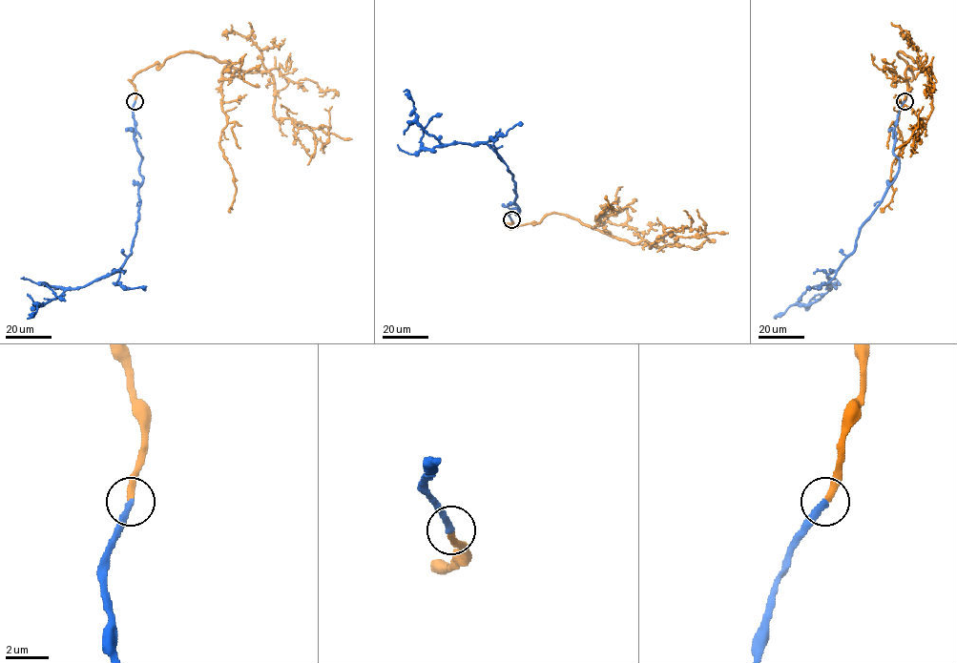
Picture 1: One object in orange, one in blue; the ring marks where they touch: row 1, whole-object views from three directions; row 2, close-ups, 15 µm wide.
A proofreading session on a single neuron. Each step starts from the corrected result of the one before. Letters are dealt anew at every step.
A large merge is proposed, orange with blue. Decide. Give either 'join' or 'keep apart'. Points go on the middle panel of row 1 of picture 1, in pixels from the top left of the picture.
join

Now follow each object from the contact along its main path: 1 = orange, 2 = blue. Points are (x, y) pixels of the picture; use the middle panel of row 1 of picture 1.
1: (511, 220), (509, 228), (567, 215), (650, 247), (664, 234), (689, 238), (704, 230), (696, 209)
2: (511, 220), (510, 210), (517, 215), (519, 208), (508, 166), (485, 143), (442, 144), (416, 121), (404, 92)

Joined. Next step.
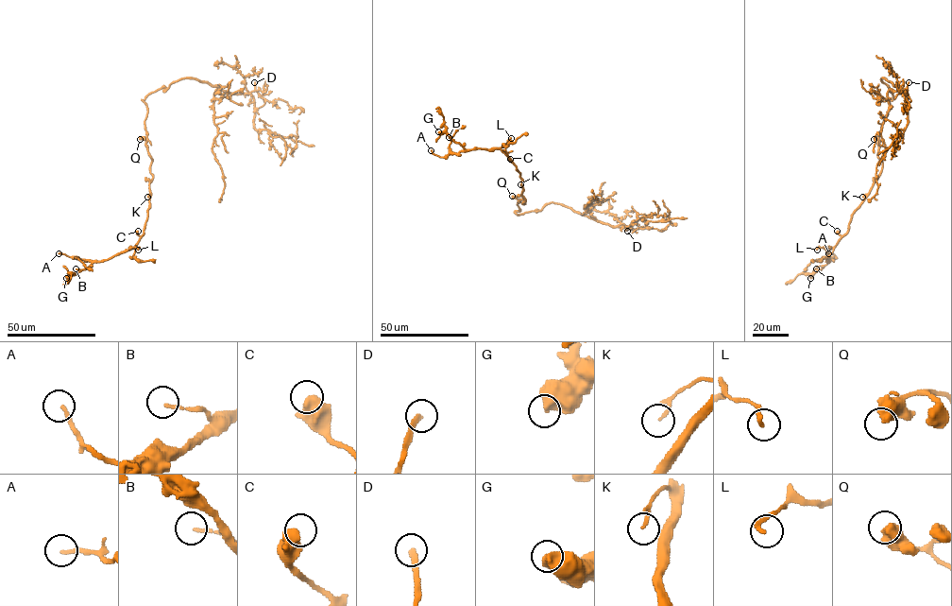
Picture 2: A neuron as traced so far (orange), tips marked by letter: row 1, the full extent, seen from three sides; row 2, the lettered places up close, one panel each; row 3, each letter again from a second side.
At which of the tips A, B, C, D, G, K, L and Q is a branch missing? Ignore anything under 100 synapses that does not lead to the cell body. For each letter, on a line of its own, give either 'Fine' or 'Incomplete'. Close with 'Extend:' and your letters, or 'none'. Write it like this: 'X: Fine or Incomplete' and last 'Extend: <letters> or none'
A: Fine
B: Fine
C: Fine
D: Incomplete
G: Fine
K: Fine
L: Fine
Q: Fine
Extend: D

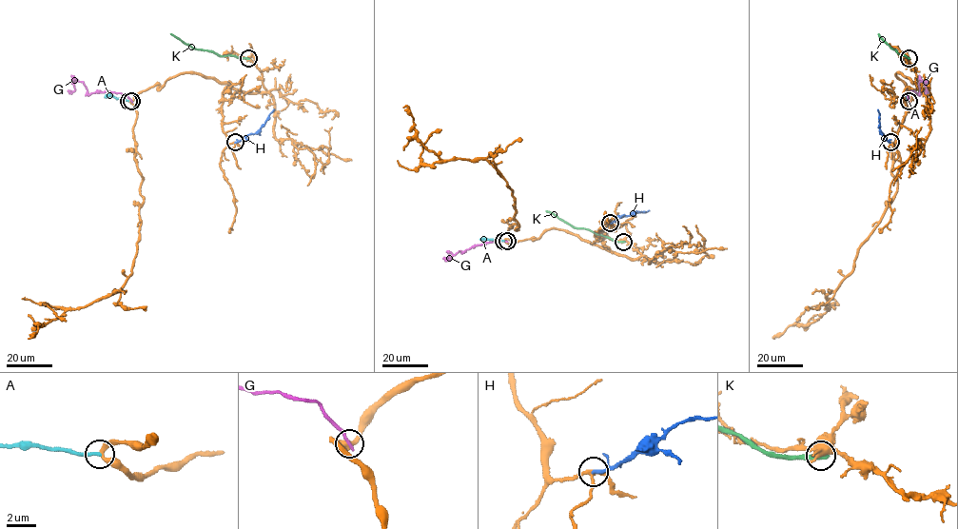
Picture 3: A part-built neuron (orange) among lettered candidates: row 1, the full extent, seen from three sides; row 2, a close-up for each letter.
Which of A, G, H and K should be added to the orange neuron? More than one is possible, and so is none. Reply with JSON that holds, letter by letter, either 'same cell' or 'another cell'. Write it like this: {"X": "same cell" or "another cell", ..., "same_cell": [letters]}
{"A": "another cell", "G": "another cell", "H": "same cell", "K": "another cell", "same_cell": ["H"]}

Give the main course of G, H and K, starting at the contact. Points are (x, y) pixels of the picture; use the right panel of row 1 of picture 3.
G: (909, 101), (907, 94), (910, 91), (918, 94), (919, 82), (925, 82), (926, 90)
H: (890, 142), (878, 127), (878, 109)
K: (909, 58), (901, 55), (878, 33)

